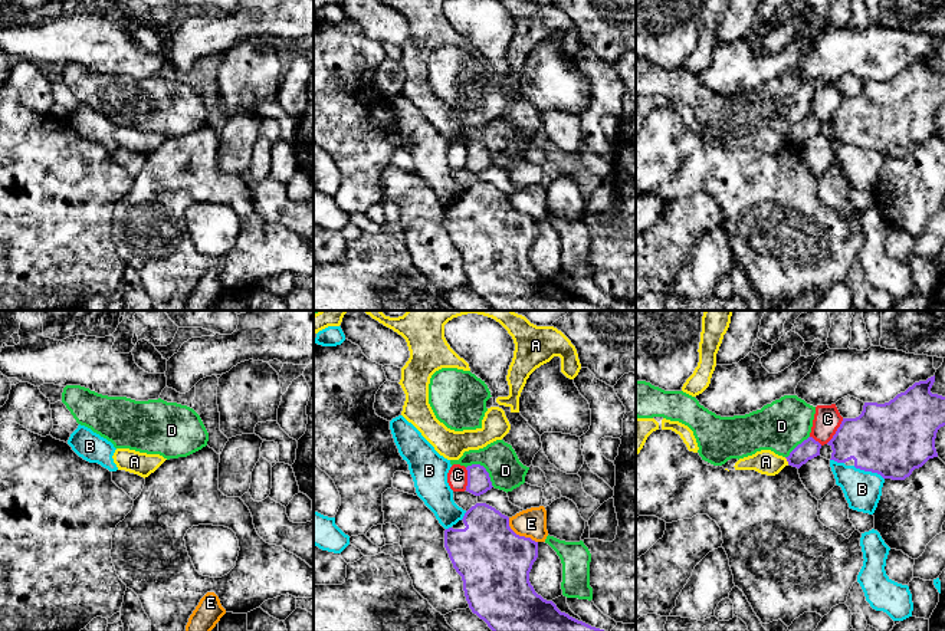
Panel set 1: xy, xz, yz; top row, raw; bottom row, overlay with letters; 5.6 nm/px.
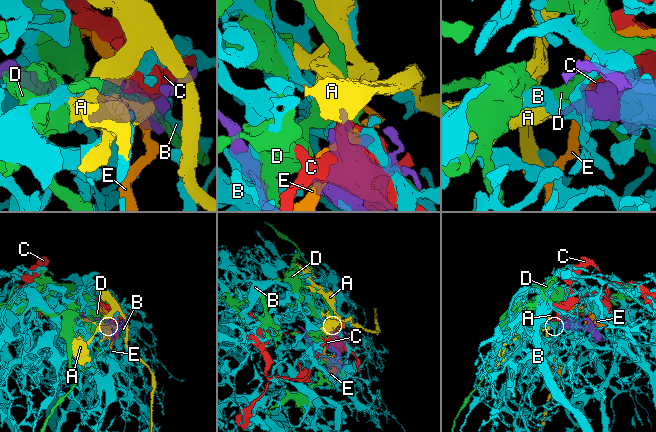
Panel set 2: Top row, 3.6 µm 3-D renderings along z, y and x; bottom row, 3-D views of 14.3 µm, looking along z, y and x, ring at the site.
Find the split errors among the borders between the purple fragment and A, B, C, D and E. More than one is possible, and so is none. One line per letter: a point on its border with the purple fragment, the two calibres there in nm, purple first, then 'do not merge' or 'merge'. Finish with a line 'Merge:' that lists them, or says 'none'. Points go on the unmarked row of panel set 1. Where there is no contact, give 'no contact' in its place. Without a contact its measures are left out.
A: meets purple in yz at (787, 138); 110 nm thick on the purple side, 140 nm on the other; do not merge
B: meets purple in yz at (869, 148); 420 nm thick on the purple side, 220 nm on the other; do not merge
C: meets purple in yz at (836, 109); 360 nm thick on the purple side, 150 nm on the other; do not merge
D: meets purple in xz at (485, 147); 130 nm thick on the purple side, 190 nm on the other; do not merge
E: meets purple in xz at (524, 214); 400 nm thick on the purple side, 160 nm on the other; do not merge
Merge: none

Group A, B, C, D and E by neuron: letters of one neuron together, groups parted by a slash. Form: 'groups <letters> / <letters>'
groups A / B / C / D / E

